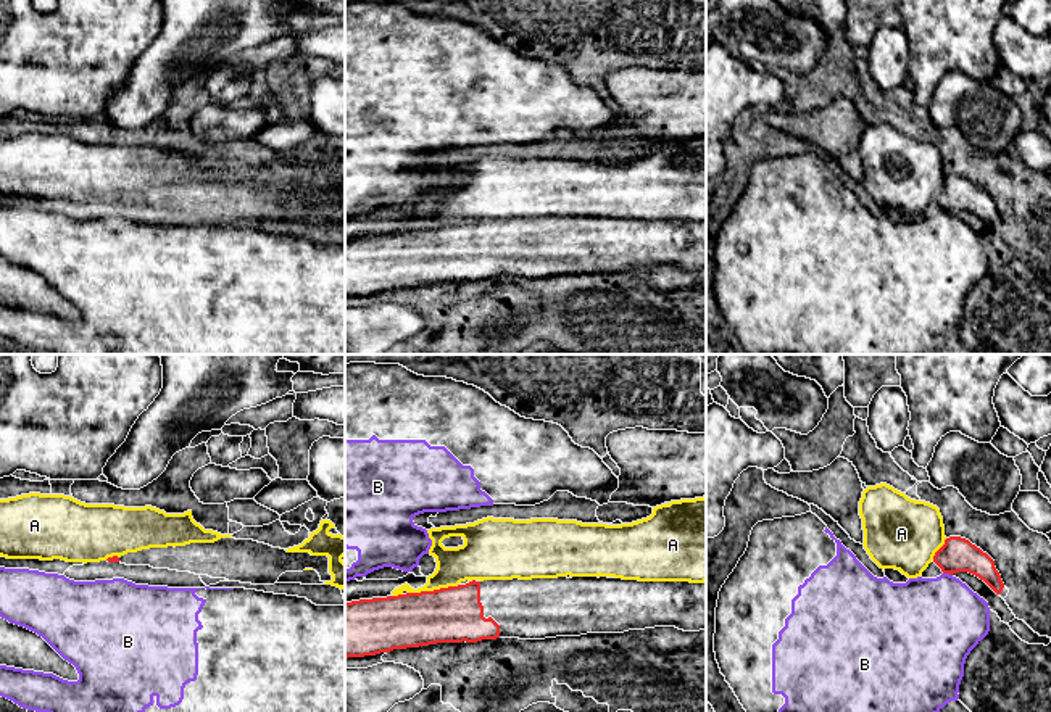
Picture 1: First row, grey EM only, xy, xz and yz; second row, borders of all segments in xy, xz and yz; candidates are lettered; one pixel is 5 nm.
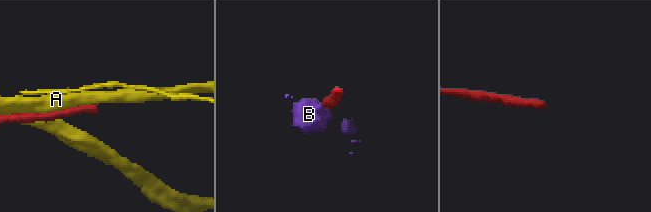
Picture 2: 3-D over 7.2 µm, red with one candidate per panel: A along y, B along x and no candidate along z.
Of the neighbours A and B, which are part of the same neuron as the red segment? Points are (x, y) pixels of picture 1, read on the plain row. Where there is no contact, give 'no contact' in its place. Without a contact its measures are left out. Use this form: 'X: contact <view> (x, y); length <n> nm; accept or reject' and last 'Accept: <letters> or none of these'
A: contact xz (434, 229); length 260 nm; reject
B: contact yz (948, 211); length 50 nm; reject
Accept: none of these

